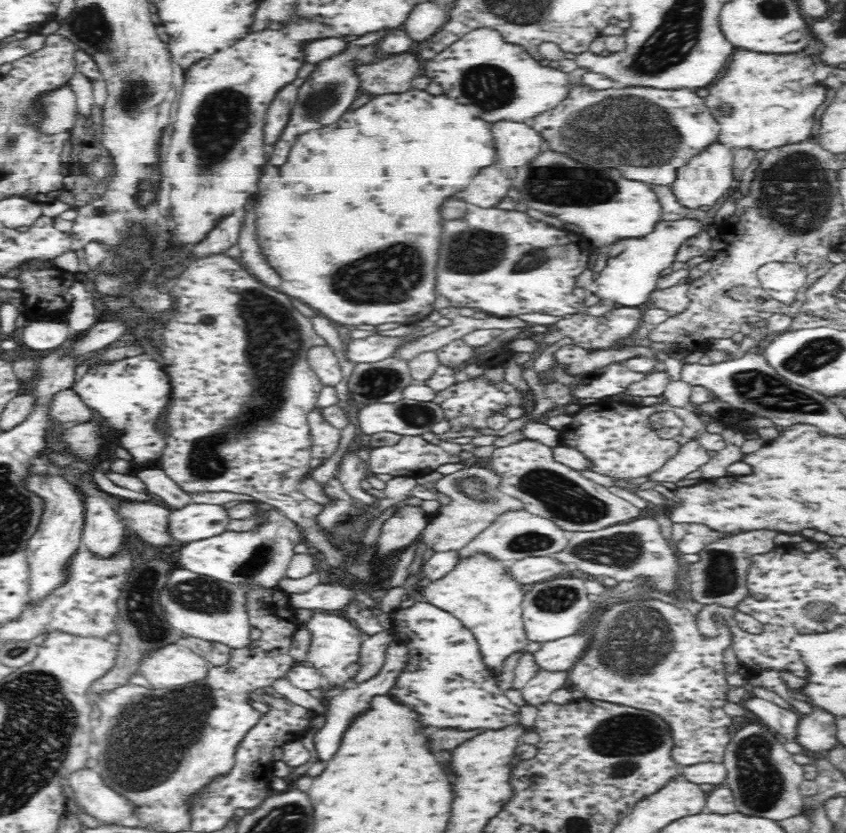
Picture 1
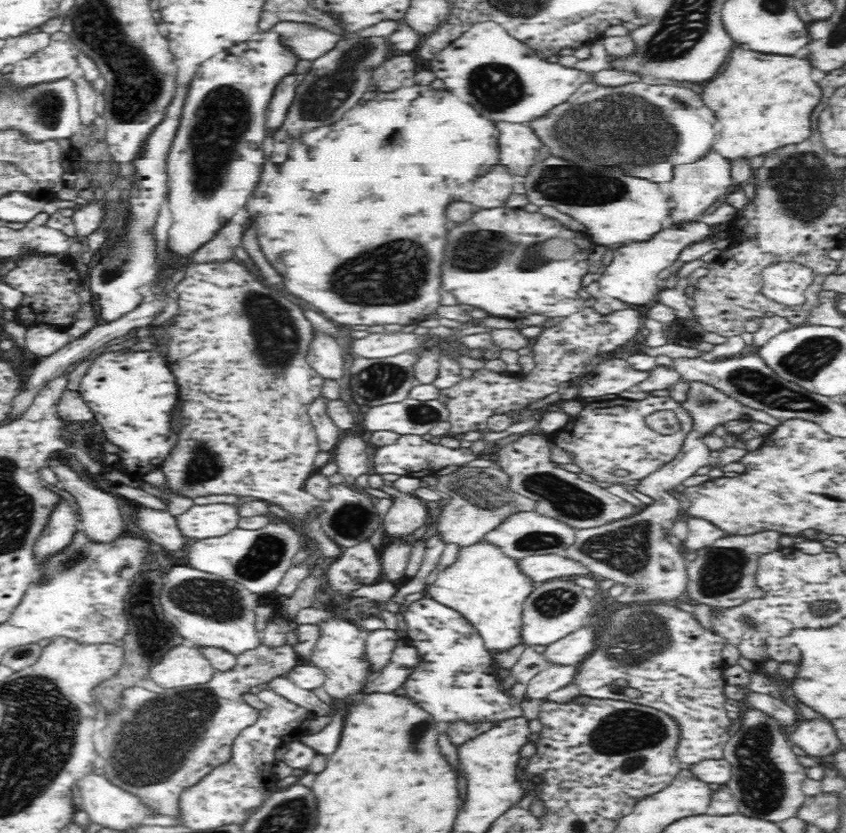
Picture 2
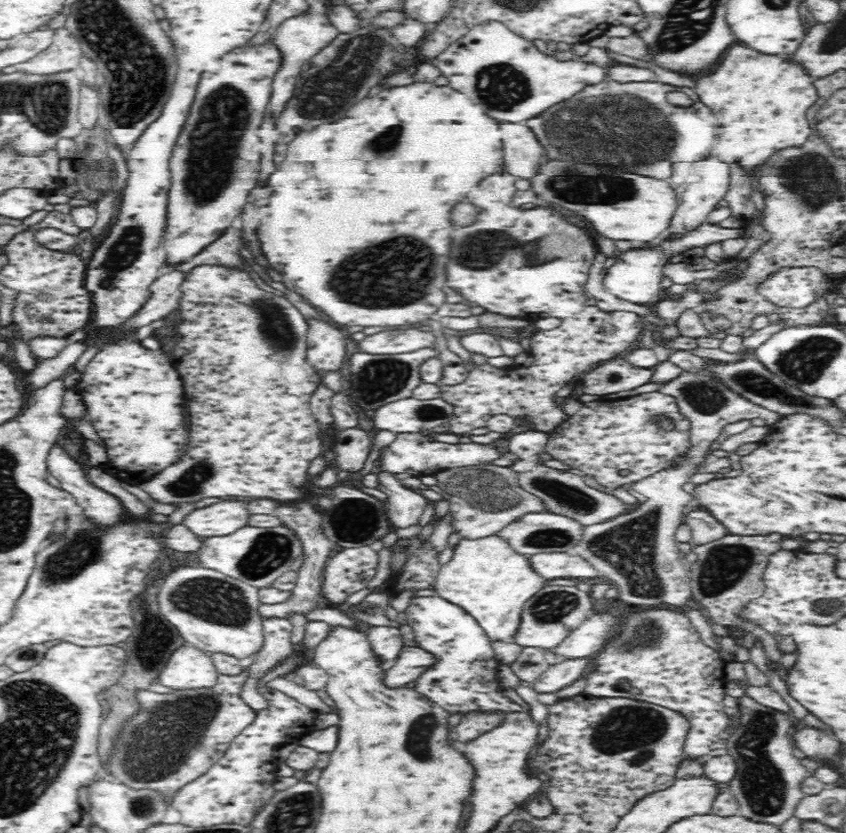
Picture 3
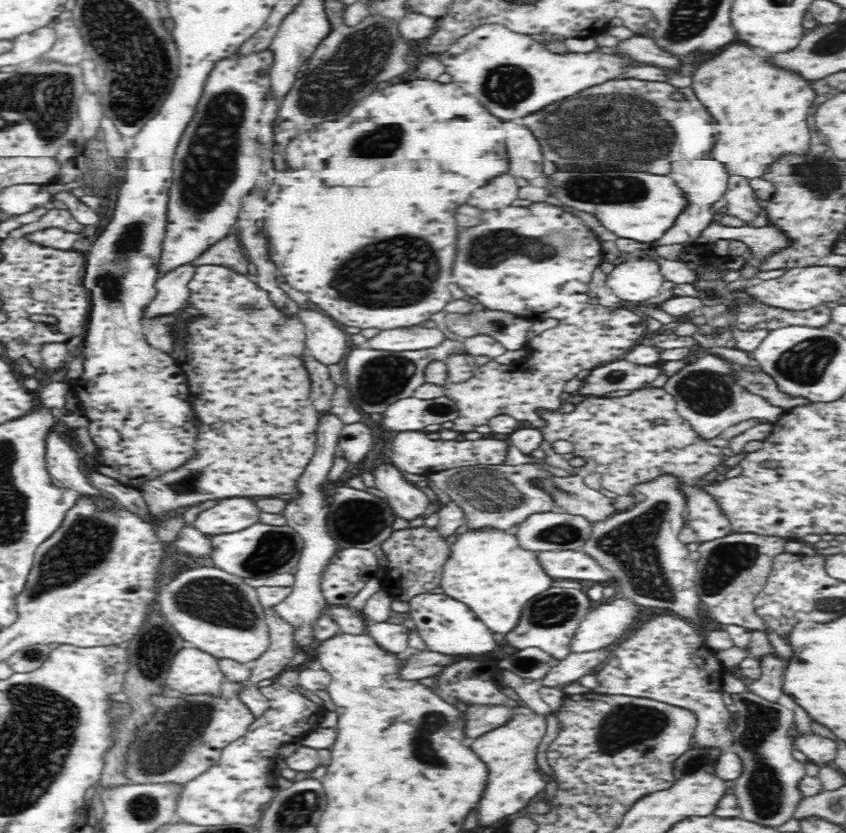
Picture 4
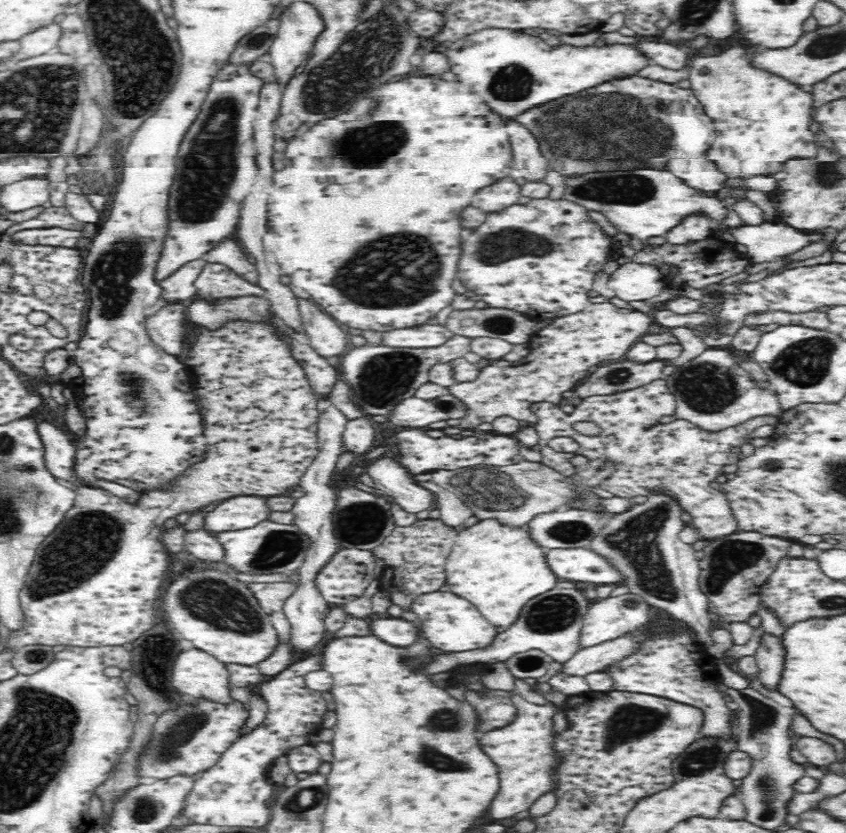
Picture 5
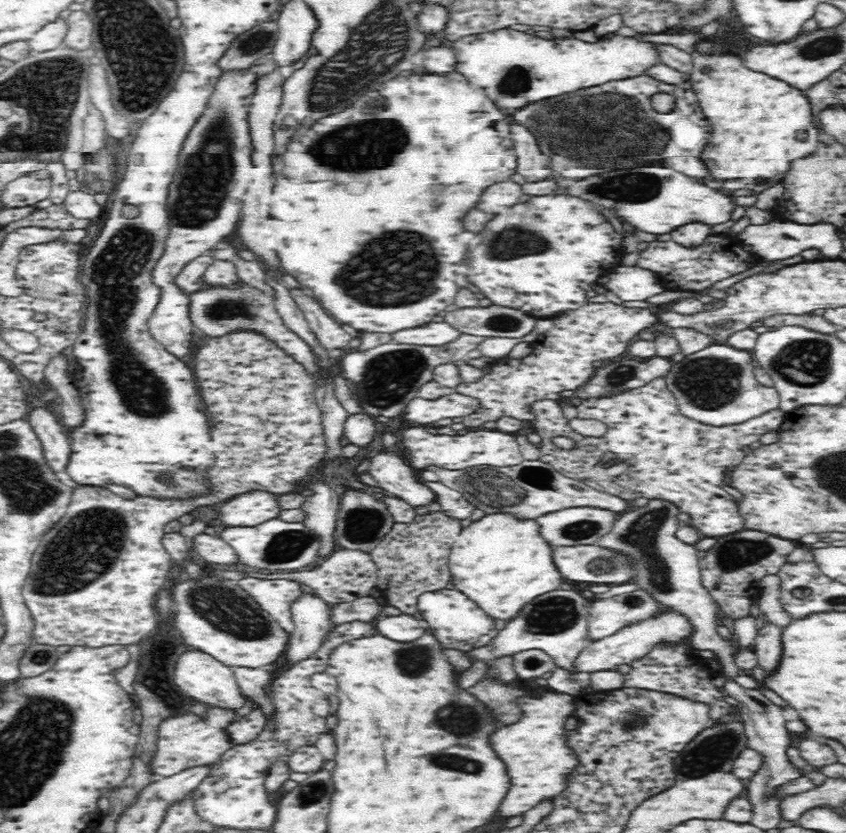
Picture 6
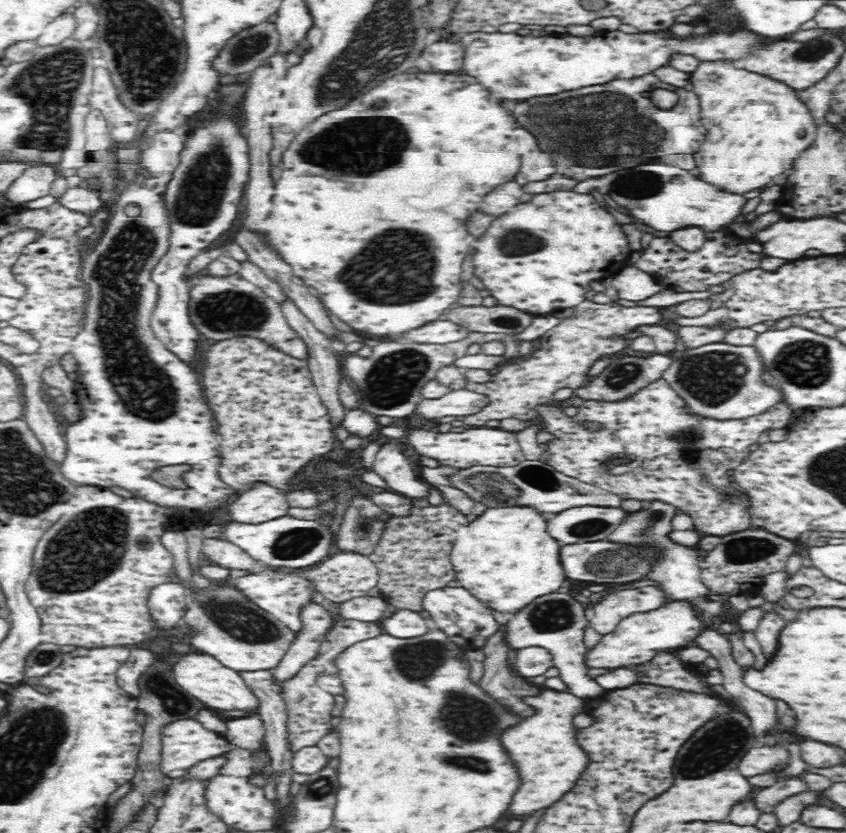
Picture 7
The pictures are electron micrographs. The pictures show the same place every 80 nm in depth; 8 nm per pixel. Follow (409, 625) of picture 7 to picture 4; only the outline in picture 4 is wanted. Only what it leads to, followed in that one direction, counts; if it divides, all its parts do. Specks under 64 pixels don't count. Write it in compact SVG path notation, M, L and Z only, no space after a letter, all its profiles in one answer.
M369 622L365 632L381 648L390 655L403 656L410 647L408 645L409 629L402 624L391 622Z

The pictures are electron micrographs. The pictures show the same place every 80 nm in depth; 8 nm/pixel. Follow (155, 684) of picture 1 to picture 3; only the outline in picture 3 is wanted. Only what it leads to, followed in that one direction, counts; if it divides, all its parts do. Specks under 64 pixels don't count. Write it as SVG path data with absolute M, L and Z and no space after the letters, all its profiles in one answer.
M180 646L168 656L156 682L176 690L204 688L212 686L218 675L208 652Z

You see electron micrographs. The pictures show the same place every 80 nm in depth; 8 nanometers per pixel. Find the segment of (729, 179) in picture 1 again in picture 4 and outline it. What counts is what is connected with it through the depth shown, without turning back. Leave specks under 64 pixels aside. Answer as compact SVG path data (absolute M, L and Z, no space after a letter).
M704 158L702 160L691 160L690 162L675 162L672 164L672 172L669 177L676 183L676 186L683 192L685 198L684 208L680 211L674 224L668 229L668 232L655 240L652 246L664 246L664 244L686 244L693 238L696 238L706 226L712 223L712 204L722 200L726 190L728 190L728 167L720 164L718 160Z

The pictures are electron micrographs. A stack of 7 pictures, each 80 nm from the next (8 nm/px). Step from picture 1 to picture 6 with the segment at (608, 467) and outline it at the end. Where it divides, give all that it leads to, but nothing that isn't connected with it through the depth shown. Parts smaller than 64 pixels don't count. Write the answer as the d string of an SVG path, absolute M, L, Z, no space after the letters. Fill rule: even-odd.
M658 377L654 380L651 380L648 384L645 384L643 387L632 389L631 391L624 391L621 393L616 393L612 396L595 396L587 399L583 399L583 402L577 406L577 417L578 418L592 418L592 420L600 420L600 422L604 422L606 424L606 428L608 432L604 434L601 438L593 438L593 437L584 437L577 432L575 432L570 425L568 425L568 419L564 417L564 413L562 411L562 404L560 401L553 401L550 399L539 400L532 403L531 411L533 412L534 420L532 421L530 428L534 430L535 434L540 436L541 442L540 444L540 455L539 460L545 462L546 464L551 464L554 469L556 469L560 474L567 476L568 478L581 479L586 480L586 476L582 474L582 468L590 468L590 466L602 466L602 464L610 464L610 462L622 462L622 464L628 464L628 470L624 472L624 474L620 474L620 476L616 476L616 478L610 478L610 480L606 480L606 484L598 484L600 488L597 490L604 490L604 493L616 495L622 497L626 500L634 500L636 498L644 497L644 498L660 498L665 501L670 501L674 503L680 511L684 512L684 514L689 514L690 519L688 520L688 525L690 527L694 527L701 535L703 536L712 536L712 538L726 536L727 534L734 534L740 532L744 528L743 520L741 519L740 513L738 512L736 502L734 502L734 498L730 493L726 492L724 489L724 479L726 478L727 468L735 467L737 464L741 463L741 460L746 456L745 452L742 452L742 448L744 446L748 446L748 444L752 444L758 440L760 440L761 436L766 434L766 432L776 431L776 428L782 424L782 420L785 419L786 412L776 408L776 410L772 410L767 412L766 414L756 416L756 418L752 418L743 422L742 424L732 424L727 427L706 427L705 424L700 424L695 420L690 420L685 416L682 416L679 413L678 405L676 397L668 390L667 382L665 377ZM554 437L567 437L572 439L576 443L576 447L570 450L564 450L561 448L557 448L552 445L552 438Z

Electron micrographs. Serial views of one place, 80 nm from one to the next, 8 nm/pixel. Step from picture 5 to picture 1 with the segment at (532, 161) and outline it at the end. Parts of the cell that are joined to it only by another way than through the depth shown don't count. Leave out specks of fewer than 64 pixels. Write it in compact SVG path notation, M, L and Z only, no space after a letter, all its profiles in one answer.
M496 122L492 124L492 136L494 136L494 146L500 164L508 166L506 170L512 172L518 166L528 164L540 152L542 138L536 130L522 122Z

